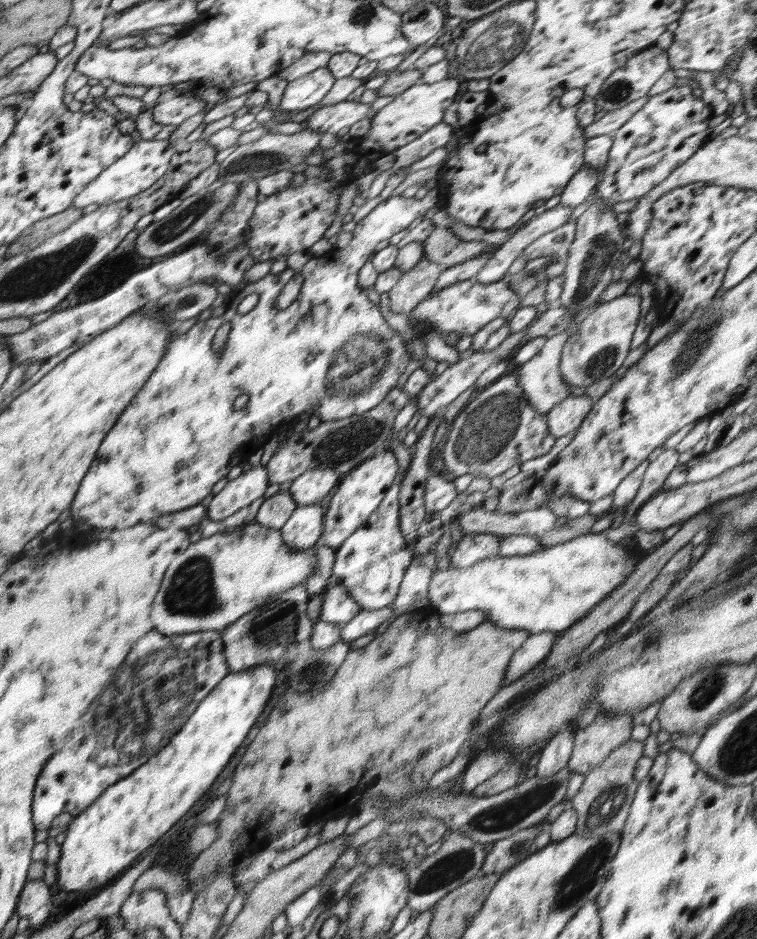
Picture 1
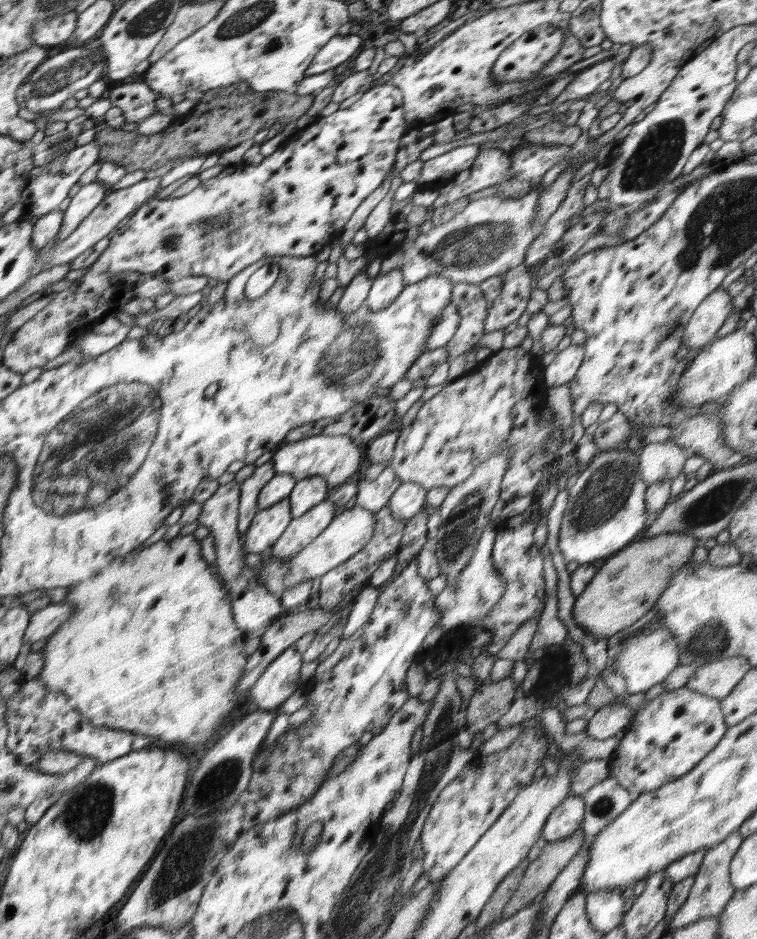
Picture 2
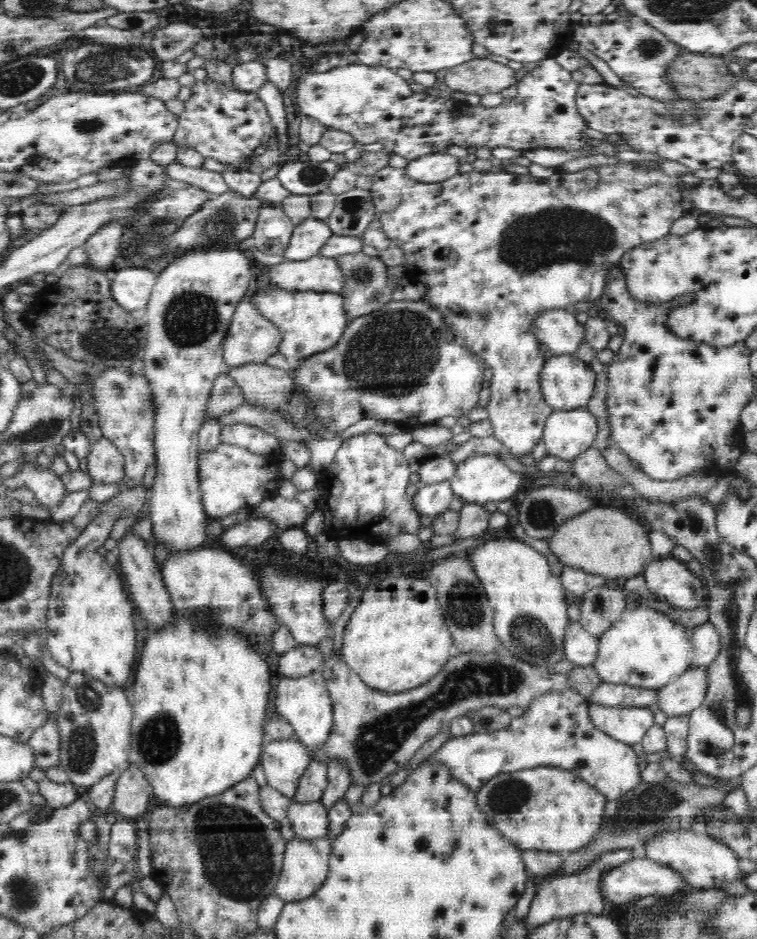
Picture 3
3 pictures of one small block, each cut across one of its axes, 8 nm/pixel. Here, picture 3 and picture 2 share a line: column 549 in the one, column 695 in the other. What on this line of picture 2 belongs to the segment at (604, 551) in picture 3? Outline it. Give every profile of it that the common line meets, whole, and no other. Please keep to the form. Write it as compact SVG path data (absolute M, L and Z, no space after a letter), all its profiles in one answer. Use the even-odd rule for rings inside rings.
M664 534L654 538L639 538L630 542L608 557L597 569L584 591L575 597L572 608L574 622L598 639L608 639L616 632L632 626L654 608L658 597L664 594L674 571L678 571L686 561L692 560L692 554L698 545L698 538L686 534Z

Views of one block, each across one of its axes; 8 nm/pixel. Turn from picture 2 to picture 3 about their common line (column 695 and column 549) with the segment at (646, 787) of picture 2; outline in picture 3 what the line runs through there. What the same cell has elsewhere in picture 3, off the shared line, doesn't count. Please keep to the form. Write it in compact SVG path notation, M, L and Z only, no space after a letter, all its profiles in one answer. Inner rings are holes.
M572 688L562 692L544 693L524 708L522 716L514 717L506 729L492 733L473 733L452 737L438 752L428 756L428 762L446 765L450 768L452 777L476 792L488 780L500 775L500 772L518 772L526 768L536 768L536 766L559 766L559 768L571 770L576 777L604 795L607 801L620 798L642 783L641 771L638 768L640 760L637 759L632 746L612 739L592 723L587 702L587 697Z

